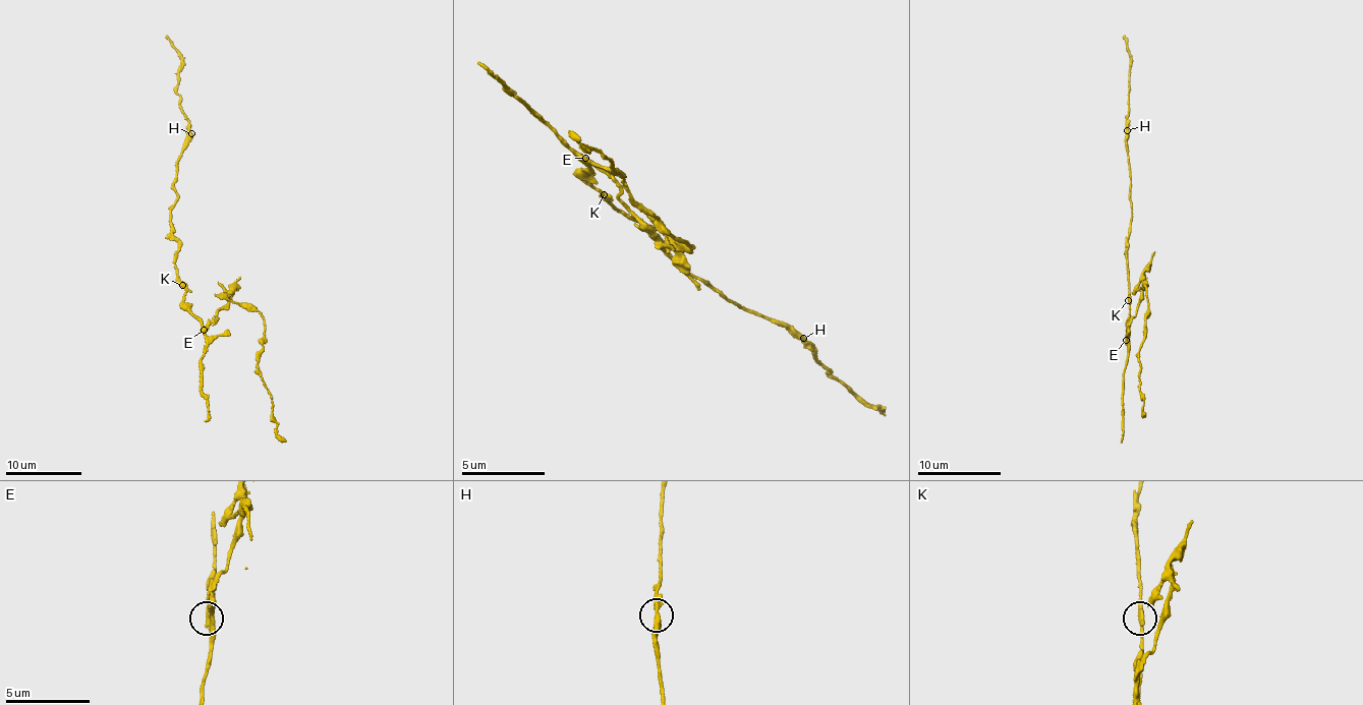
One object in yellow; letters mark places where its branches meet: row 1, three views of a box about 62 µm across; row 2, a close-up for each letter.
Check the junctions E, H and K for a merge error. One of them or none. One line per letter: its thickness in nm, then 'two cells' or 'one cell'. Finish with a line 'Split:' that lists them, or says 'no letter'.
E: 260 nm thick; two cells
H: 360 nm thick; one cell
K: 280 nm thick; one cell
Split: E

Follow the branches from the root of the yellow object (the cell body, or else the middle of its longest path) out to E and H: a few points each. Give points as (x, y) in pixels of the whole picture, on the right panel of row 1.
E: (1129, 296), (1126, 340)
H: (1129, 296), (1126, 238), (1130, 235), (1131, 171), (1127, 130)

